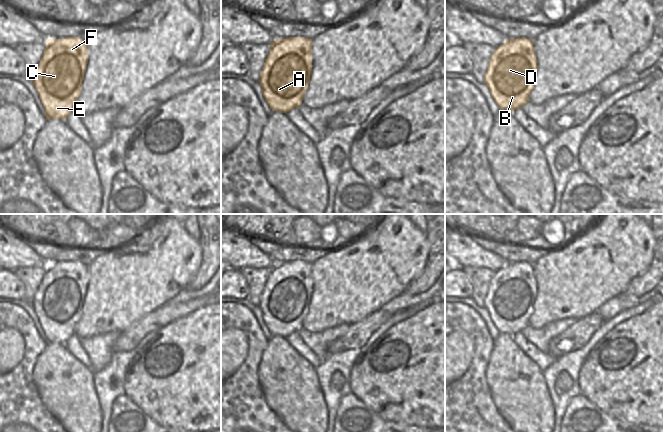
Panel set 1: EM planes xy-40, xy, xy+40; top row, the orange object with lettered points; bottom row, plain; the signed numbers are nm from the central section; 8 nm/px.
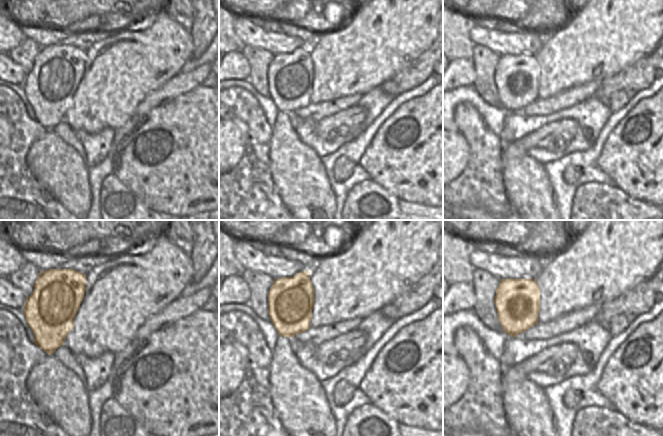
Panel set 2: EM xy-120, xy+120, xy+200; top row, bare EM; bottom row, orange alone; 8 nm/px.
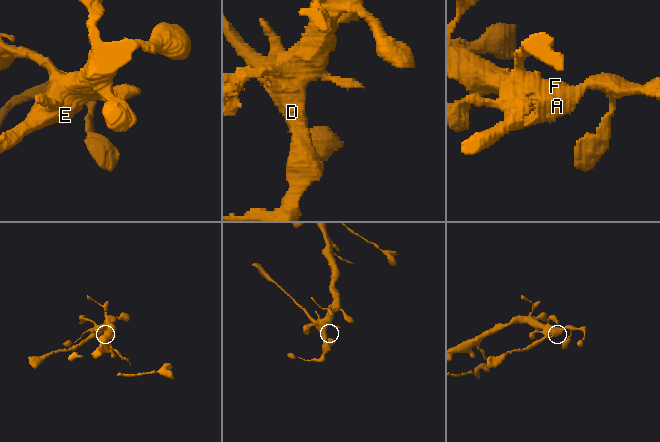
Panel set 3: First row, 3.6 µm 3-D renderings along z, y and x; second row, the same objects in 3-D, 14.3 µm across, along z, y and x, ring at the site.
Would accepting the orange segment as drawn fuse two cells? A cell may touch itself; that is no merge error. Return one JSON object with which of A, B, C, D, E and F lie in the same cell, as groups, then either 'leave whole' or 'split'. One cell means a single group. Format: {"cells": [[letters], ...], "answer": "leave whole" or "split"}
{"cells": [["A", "B", "C", "D", "E", "F"]], "answer": "leave whole"}

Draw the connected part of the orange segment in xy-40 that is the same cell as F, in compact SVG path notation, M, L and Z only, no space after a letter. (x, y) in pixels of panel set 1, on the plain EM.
M79 261L46 263L46 272L34 296L32 306L44 330L46 344L66 342L74 335L74 328L82 316L82 306L88 288L88 265Z

